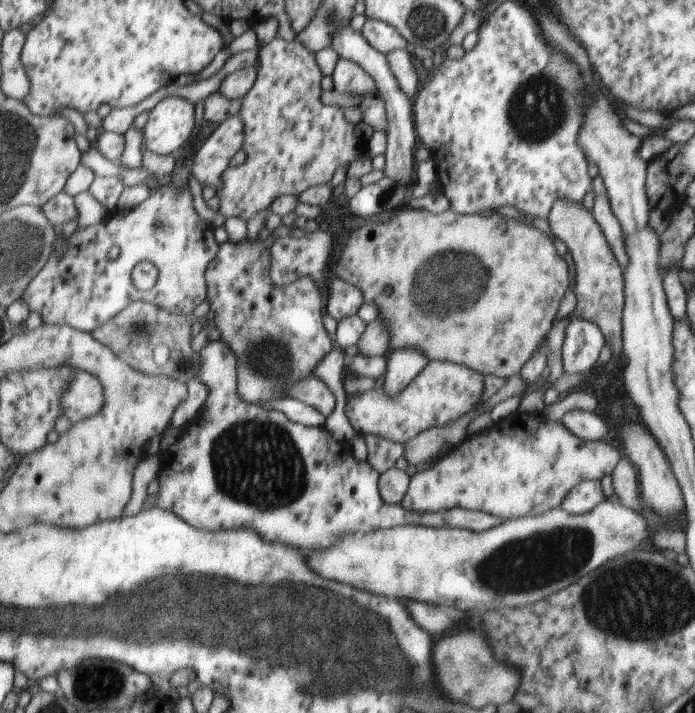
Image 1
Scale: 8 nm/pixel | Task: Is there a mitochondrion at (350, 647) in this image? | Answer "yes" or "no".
yes

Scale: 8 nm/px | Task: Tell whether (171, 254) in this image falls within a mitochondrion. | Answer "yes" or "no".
no

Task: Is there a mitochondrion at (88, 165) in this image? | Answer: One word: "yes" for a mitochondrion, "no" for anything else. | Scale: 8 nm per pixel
no

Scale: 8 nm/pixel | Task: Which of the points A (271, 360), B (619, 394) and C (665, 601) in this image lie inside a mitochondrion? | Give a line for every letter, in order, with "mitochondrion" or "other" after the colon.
A: mitochondrion
B: other
C: mitochondrion

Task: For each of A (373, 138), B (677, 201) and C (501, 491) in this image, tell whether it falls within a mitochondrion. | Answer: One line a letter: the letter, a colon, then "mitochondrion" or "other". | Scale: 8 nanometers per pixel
A: other
B: other
C: other

